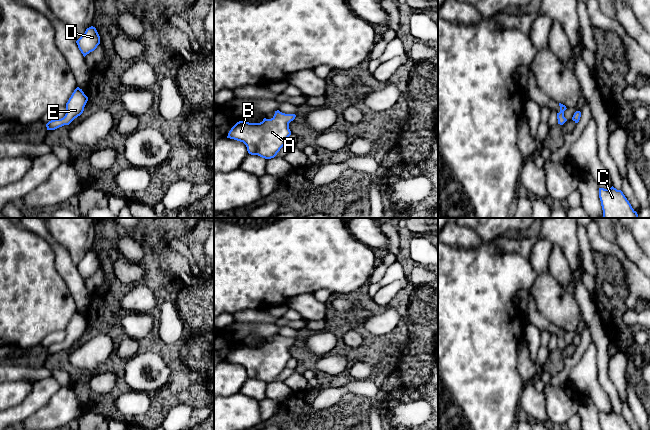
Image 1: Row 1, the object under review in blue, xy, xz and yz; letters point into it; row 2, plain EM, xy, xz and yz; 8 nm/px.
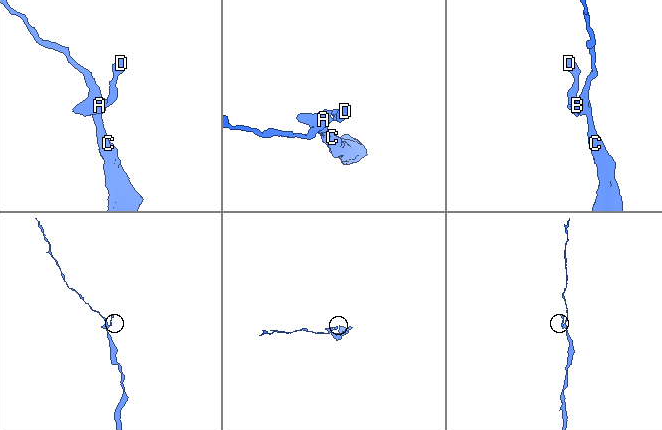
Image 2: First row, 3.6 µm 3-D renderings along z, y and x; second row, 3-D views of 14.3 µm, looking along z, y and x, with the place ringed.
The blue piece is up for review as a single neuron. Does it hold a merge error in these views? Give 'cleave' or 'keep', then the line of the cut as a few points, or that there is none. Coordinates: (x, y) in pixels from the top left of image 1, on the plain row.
keep; cut none

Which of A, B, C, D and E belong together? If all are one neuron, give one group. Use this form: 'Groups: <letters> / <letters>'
Groups: A B C D E

